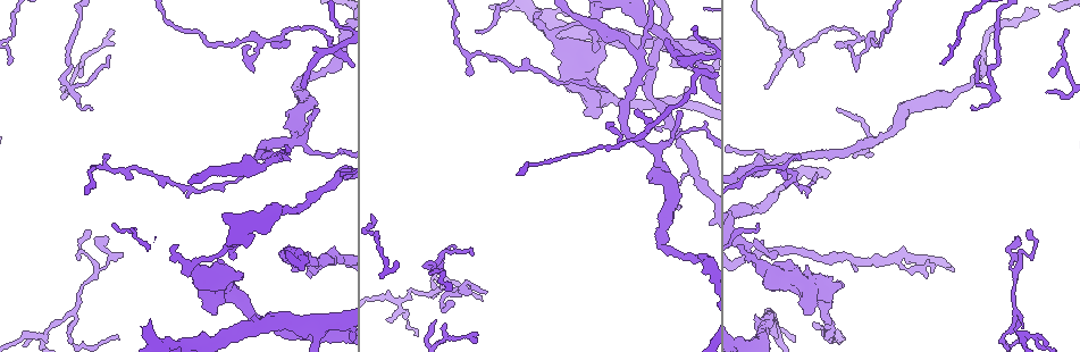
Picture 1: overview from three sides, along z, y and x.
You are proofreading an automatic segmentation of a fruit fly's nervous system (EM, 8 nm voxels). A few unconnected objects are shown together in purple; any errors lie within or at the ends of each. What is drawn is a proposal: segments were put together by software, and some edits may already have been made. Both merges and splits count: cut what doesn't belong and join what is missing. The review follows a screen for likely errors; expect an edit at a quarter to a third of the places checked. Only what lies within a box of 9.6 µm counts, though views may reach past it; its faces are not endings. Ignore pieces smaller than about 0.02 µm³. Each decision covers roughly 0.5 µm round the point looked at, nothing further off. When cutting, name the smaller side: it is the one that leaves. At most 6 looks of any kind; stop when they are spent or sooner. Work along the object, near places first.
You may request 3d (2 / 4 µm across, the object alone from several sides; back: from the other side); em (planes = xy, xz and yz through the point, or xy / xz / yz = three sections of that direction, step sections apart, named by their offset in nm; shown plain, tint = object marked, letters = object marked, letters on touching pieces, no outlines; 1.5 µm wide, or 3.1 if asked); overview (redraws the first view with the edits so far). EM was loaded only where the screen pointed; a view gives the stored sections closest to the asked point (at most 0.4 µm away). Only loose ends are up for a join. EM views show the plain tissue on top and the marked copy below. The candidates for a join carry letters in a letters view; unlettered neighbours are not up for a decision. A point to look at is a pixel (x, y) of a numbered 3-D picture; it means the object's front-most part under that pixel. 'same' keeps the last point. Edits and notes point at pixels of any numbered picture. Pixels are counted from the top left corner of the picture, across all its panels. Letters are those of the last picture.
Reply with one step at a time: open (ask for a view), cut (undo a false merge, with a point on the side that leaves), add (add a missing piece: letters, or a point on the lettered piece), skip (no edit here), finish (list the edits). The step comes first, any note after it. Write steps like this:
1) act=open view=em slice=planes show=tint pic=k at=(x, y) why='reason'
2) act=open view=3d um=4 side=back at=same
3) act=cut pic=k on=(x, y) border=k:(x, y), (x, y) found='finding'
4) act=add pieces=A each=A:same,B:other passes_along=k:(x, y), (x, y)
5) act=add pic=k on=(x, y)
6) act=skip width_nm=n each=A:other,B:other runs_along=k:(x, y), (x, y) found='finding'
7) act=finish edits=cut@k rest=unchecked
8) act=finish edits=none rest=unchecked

act=open view=3d um=4 pic=1 at=(1029, 337)

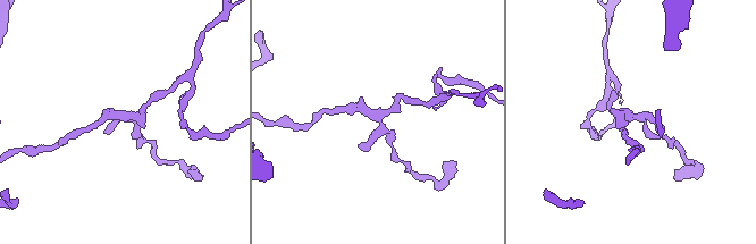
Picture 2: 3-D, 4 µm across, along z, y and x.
act=open view=em slice=xz step=4 show=tint pic=2 at=(381, 112)

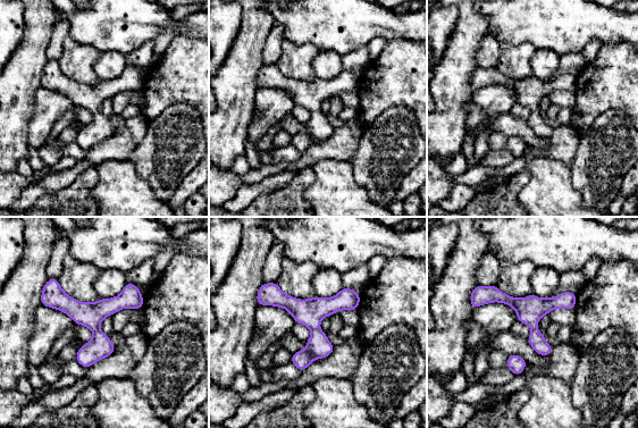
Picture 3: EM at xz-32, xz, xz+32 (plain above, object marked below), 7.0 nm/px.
act=open view=em slice=planes show=letters at=same

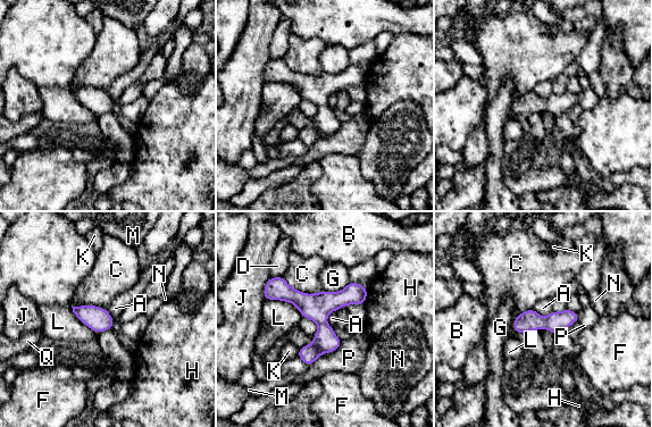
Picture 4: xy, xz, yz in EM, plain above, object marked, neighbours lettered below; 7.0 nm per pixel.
act=skip width_nm=150 longest_contact=L:300nm each=A:other,B:other,C:other,D:other,F:other,G:other,H:other,J:other,K:other,L:other,M:other,N:other,P:other,Q:other found='one neuron here'

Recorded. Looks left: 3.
act=open view=3d um=2 pic=1 at=(319, 109) why='free end'

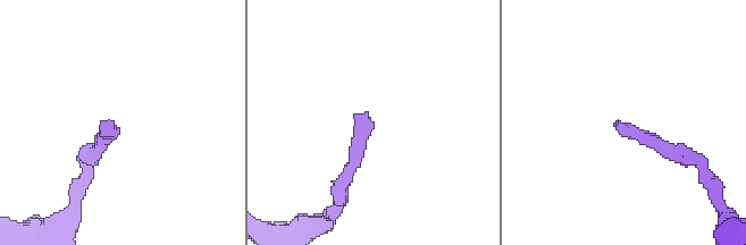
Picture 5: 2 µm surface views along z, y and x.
act=open view=em slice=xz step=8 show=tint pic=5 at=(113, 121)

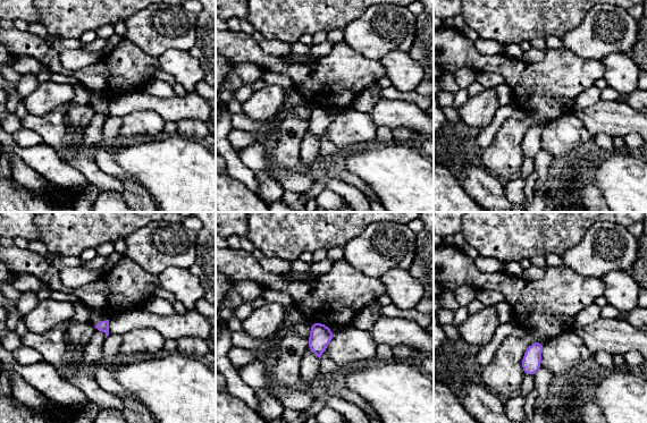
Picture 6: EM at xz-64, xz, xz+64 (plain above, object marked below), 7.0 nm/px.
act=open view=em slice=planes show=letters at=same why='cut it another way'

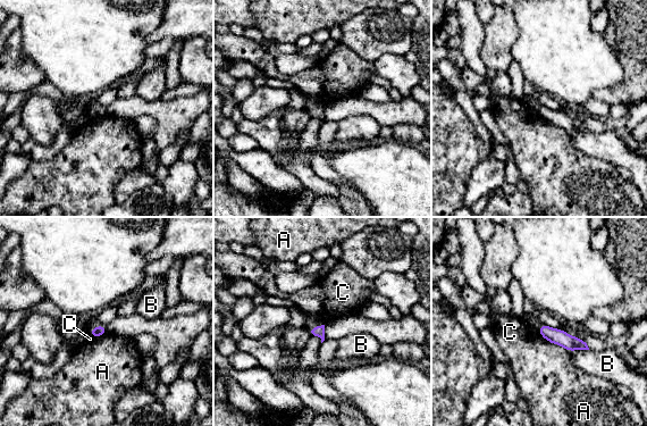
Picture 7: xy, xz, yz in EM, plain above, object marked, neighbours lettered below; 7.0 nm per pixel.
act=skip width_nm=70 each=A:other,B:other,C:other found='none of them fits'

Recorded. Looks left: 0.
act=finish edits=none rest=unchecked

